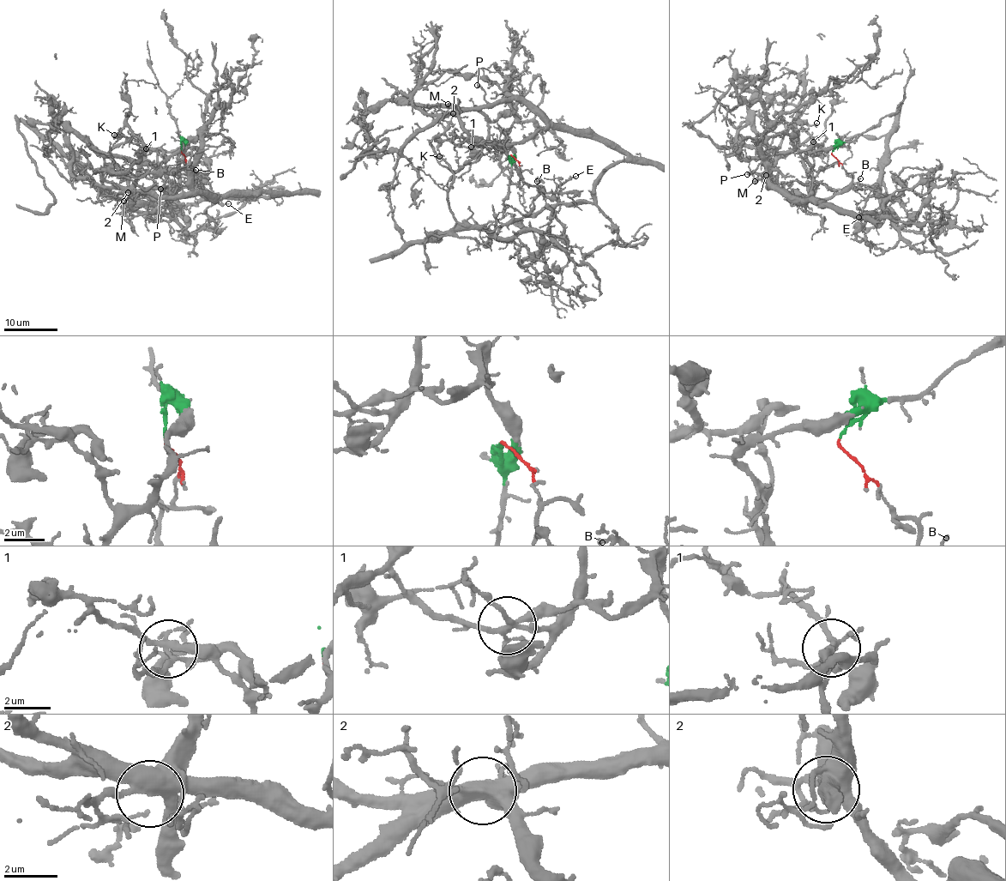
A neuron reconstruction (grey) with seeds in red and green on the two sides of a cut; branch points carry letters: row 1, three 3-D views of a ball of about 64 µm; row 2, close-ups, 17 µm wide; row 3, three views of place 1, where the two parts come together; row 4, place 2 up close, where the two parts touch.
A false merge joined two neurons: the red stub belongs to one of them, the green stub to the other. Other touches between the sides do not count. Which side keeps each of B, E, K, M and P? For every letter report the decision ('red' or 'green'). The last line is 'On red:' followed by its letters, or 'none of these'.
B: red
E: red
K: green
M: red
P: green
On red: B, E, M

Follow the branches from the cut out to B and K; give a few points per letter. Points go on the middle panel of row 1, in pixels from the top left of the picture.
B: (511, 154), (518, 160), (521, 178), (536, 185), (537, 181)
K: (510, 155), (512, 147), (506, 130), (497, 142), (486, 141), (462, 147), (447, 139), (437, 149), (438, 156)

